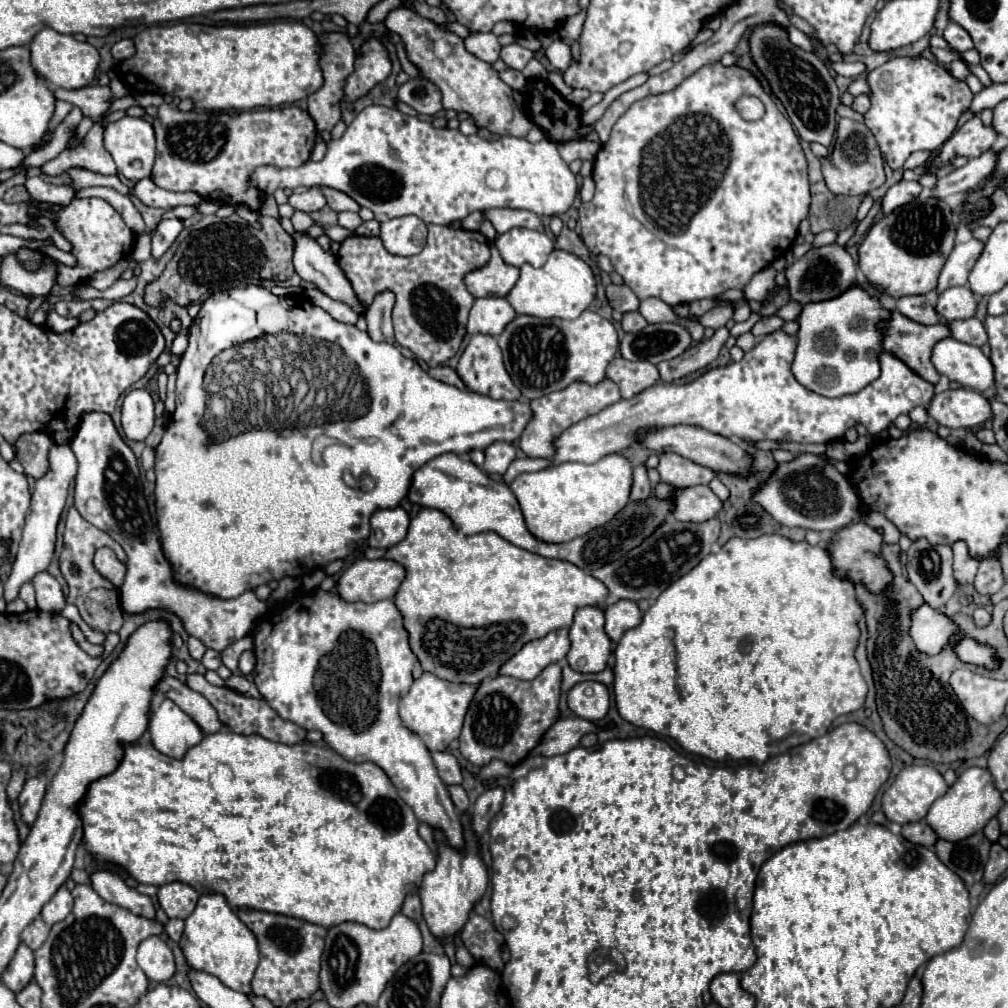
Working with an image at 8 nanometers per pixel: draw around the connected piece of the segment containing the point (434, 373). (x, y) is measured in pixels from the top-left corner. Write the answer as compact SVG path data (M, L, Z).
M436 366L435 368L430 368L428 374L430 374L432 378L438 378L440 382L450 384L450 386L456 386L456 388L460 388L460 390L466 388L464 382L460 380L460 376L456 374L456 370L452 370L452 368L448 368L448 366Z

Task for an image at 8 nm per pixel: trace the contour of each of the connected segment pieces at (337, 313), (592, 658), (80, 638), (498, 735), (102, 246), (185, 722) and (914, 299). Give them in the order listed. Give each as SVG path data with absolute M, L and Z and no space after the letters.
M318 288L306 290L306 298L308 298L312 304L320 306L322 310L326 310L334 320L338 320L338 322L342 322L342 324L356 324L356 320L358 320L358 314L356 314L348 304L336 302L336 300L328 298L328 296L322 294Z
M598 606L580 608L570 626L570 652L566 662L576 672L602 672L610 656L610 638L604 632L604 612Z
M72 624L72 634L74 634L74 638L76 638L76 642L90 654L90 656L98 656L98 654L102 654L102 646L94 646L94 644L90 644L86 638L84 638L84 634L78 630L78 626L74 626Z
M546 666L534 680L524 682L512 676L498 676L484 680L468 708L464 728L460 734L460 752L476 766L484 766L492 758L504 758L510 764L520 762L534 744L538 744L540 734L554 724L558 718L562 666Z
M84 198L84 200L72 200L70 206L66 206L60 214L44 212L50 218L56 220L60 232L64 238L72 242L72 254L78 258L78 266L68 268L58 262L58 284L84 284L94 272L106 270L114 266L120 258L128 256L128 252L134 248L134 234L124 224L122 216L102 198Z
M164 700L160 708L152 714L150 734L154 748L174 758L182 756L186 748L198 744L198 740L202 740L204 736L202 728L172 700Z
M902 296L896 302L896 308L906 318L920 322L920 324L938 324L938 314L934 312L934 306L926 300L926 296Z

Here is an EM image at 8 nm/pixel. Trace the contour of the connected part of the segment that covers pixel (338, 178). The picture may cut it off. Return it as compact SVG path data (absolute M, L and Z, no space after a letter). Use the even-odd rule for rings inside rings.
M366 106L354 120L352 124L346 128L344 136L340 140L330 140L328 142L328 152L326 156L320 160L320 162L312 162L312 160L306 160L302 166L298 168L284 168L284 170L278 170L278 168L258 168L258 172L254 172L254 184L258 184L258 188L266 188L266 194L274 194L274 190L278 188L312 188L312 186L328 186L328 188L334 188L334 190L340 190L344 194L348 194L352 200L356 200L360 206L366 206L374 212L374 218L378 222L386 222L390 218L398 218L398 216L408 216L408 214L414 214L418 218L422 218L426 224L442 224L442 226L450 226L452 222L460 222L464 220L470 212L476 212L476 210L490 210L490 208L522 208L522 210L530 210L538 216L558 216L562 212L566 212L576 194L578 194L578 184L576 184L576 178L574 174L570 172L568 164L560 158L558 150L556 150L556 144L552 140L542 140L542 142L528 142L526 138L516 138L516 136L500 136L496 140L486 140L486 138L480 138L480 136L464 136L460 130L450 130L450 128L434 128L432 122L426 122L426 120L420 120L420 118L412 118L412 116L406 116L402 114L400 110L396 108L386 108L386 106Z

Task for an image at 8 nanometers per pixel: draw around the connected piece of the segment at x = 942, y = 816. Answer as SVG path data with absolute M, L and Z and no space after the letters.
M972 766L972 768L964 770L956 778L956 782L948 788L948 792L944 796L940 796L930 806L926 822L934 828L934 832L938 832L938 838L964 840L966 836L972 836L974 832L980 832L986 826L986 822L998 814L1002 804L1004 804L1002 794L994 786L994 778L988 772L988 768Z

